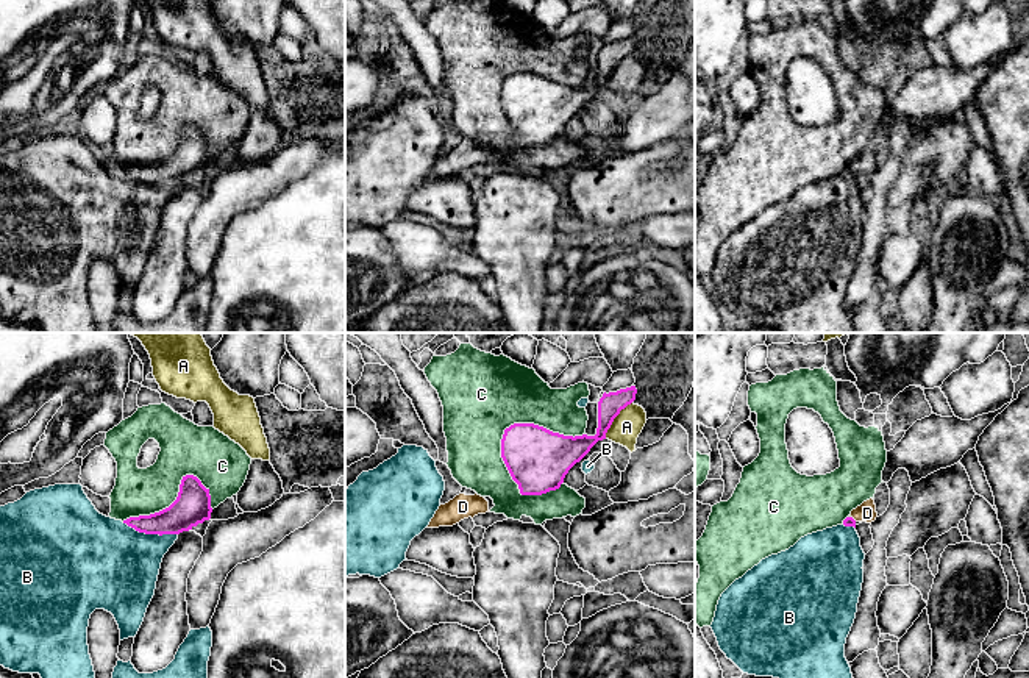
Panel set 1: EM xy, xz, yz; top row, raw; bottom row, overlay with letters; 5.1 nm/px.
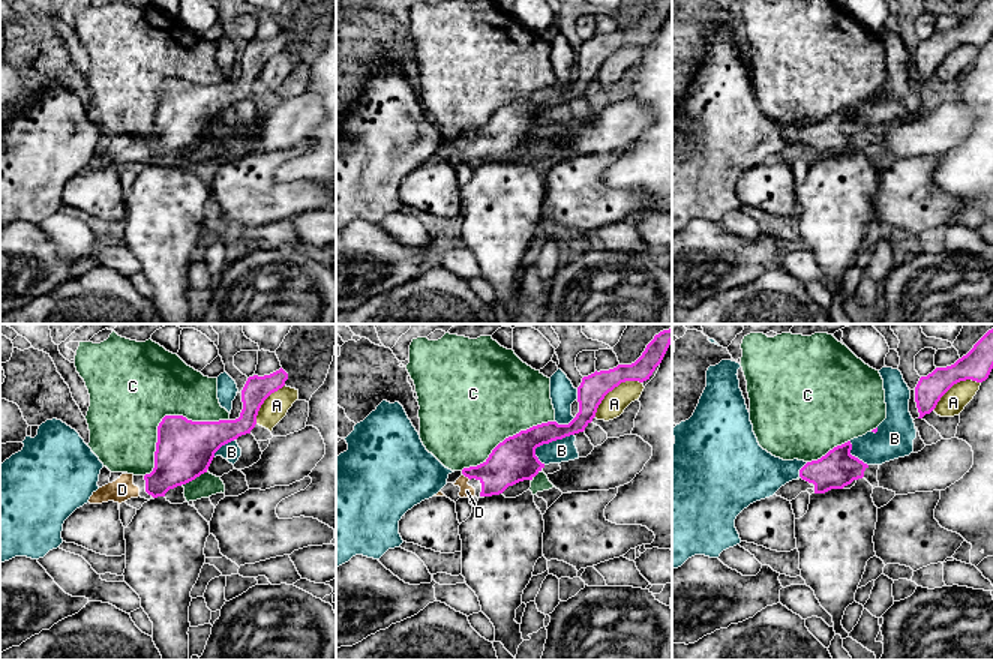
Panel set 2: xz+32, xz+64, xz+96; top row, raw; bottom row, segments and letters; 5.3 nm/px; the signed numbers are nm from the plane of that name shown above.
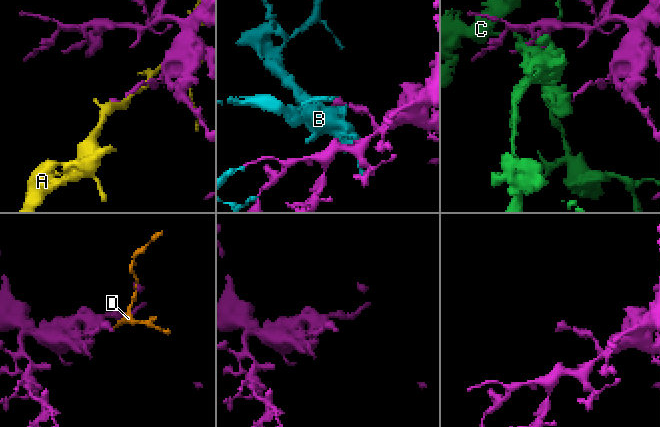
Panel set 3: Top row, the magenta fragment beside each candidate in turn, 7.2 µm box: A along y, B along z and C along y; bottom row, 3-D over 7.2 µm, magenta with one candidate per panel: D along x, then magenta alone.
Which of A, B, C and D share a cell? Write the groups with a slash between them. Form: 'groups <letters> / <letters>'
groups A / B / C / D

